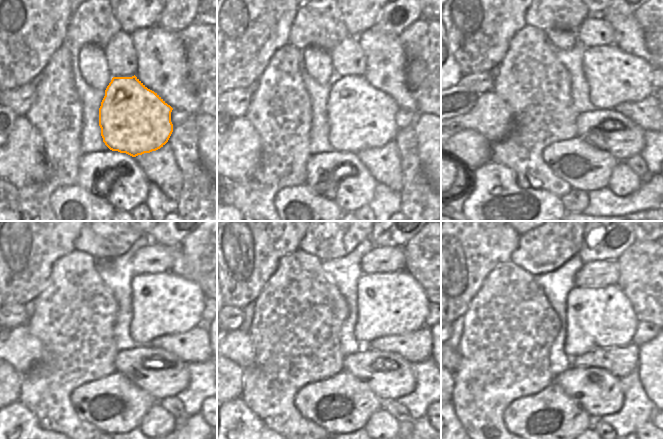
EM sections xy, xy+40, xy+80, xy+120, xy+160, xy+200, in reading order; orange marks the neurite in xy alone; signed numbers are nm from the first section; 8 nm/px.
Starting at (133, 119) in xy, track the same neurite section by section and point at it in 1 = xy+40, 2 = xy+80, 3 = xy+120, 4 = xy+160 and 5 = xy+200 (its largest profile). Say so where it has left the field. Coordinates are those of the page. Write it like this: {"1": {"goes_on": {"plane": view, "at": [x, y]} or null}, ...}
{"1": {"goes_on": {"plane": "xy+40", "at": [360, 117]}}, "2": {"goes_on": {"plane": "xy+80", "at": [614, 76]}}, "3": {"goes_on": {"plane": "xy+120", "at": [164, 304]}}, "4": {"goes_on": {"plane": "xy+160", "at": [387, 305]}}, "5": {"goes_on": {"plane": "xy+200", "at": [604, 317]}}}

